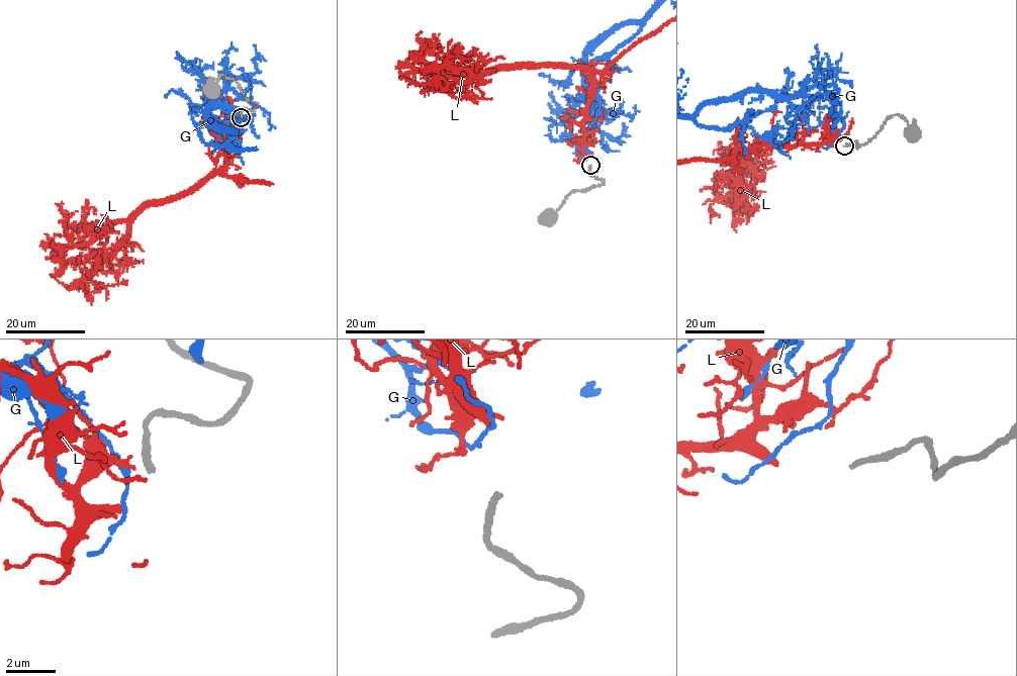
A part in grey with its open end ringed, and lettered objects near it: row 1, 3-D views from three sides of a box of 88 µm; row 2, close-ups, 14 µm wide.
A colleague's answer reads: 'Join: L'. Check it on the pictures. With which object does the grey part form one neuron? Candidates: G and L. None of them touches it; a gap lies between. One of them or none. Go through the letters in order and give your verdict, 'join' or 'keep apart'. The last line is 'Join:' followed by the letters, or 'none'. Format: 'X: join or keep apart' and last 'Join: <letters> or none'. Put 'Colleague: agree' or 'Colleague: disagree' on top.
Colleague: agree
G: keep apart
L: join
Join: L

